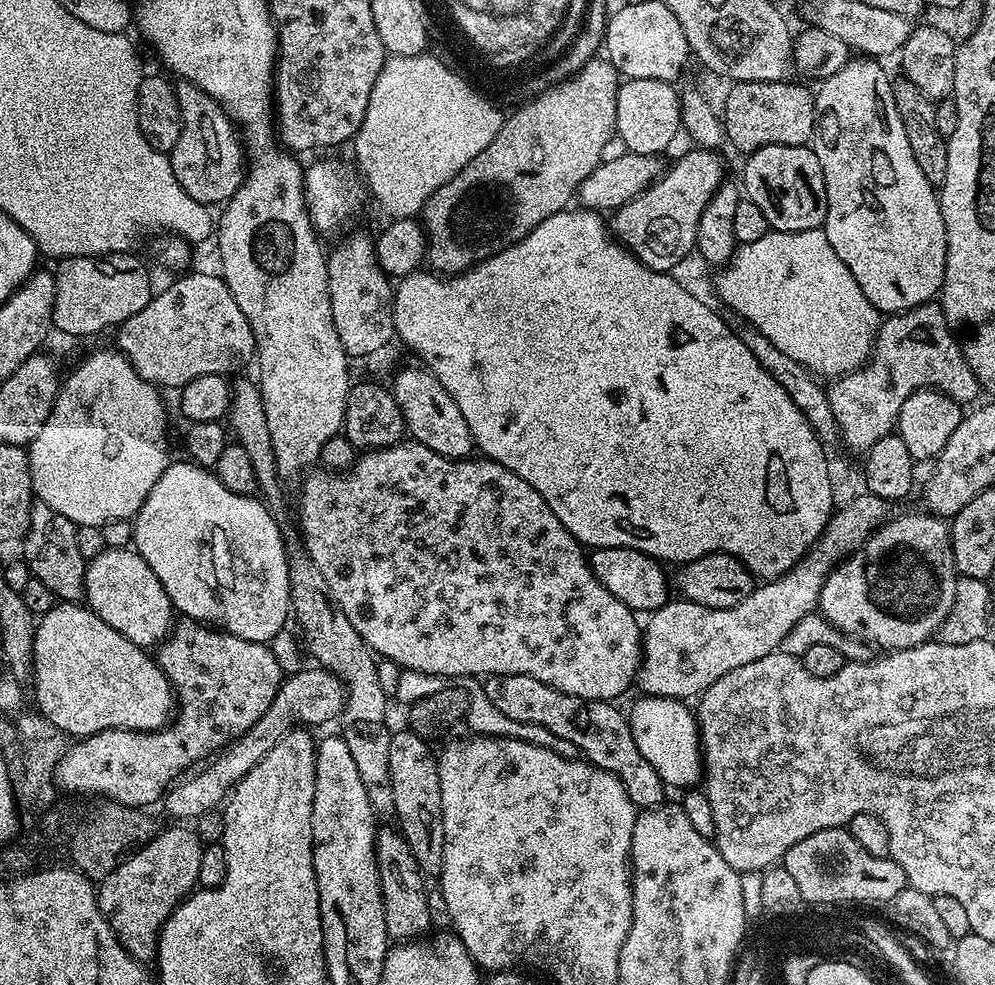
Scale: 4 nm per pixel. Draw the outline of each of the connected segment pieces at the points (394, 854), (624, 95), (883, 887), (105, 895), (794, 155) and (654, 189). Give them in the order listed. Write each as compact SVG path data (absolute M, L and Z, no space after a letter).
M381 831L377 835L376 869L380 875L380 893L384 895L384 917L389 937L396 942L412 942L423 937L423 932L432 924L432 912L428 909L428 892L424 889L426 877L399 831Z
M629 80L621 83L616 95L616 130L627 151L659 157L672 144L676 131L681 131L680 98L667 80Z
M847 827L823 828L802 838L802 842L786 850L782 867L790 870L798 890L804 892L804 897L811 897L811 903L813 900L819 900L823 906L834 906L836 901L846 899L854 899L858 906L888 906L908 883L902 866L898 866L896 860L862 850L862 846L854 842Z
M188 826L157 831L156 837L141 844L124 857L116 869L99 881L96 903L120 943L137 958L151 957L156 951L160 927L169 914L198 884L198 866L202 866L202 841Z
M771 144L747 153L744 164L743 195L766 214L769 229L801 232L821 227L826 218L828 199L822 166L808 146Z
M702 146L690 148L690 151L678 159L669 171L667 169L642 195L629 200L613 215L615 218L611 220L610 228L615 239L654 272L666 274L673 271L672 268L695 249L701 215L704 213L705 206L715 196L718 188L717 177L722 172L721 168L713 162L714 158L709 152L711 152L709 149Z

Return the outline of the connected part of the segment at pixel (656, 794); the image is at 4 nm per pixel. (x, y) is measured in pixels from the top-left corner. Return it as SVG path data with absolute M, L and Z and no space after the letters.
M567 696L560 722L556 724L551 735L564 739L568 744L573 744L580 751L577 753L595 768L601 768L617 776L624 783L626 794L630 794L637 809L654 808L658 804L665 803L666 785L658 774L658 770L654 766L650 766L650 762L646 762L646 758L642 758L642 754L638 750L638 742L634 742L629 717L625 713L623 716L615 708L616 706L615 703L606 700L592 703L577 696Z

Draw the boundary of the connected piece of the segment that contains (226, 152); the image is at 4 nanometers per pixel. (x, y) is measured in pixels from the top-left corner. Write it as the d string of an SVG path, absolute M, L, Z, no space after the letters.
M180 82L175 89L182 130L170 153L174 178L178 178L182 190L186 190L194 202L223 205L235 194L246 175L246 152L237 125L225 114L224 107L198 86Z

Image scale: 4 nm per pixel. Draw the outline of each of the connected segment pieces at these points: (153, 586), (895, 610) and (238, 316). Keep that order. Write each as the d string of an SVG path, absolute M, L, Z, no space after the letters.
M131 547L105 548L84 570L84 600L106 626L118 630L130 642L148 650L168 633L174 618L172 599L150 566Z
M927 510L919 511L920 512L904 512L901 516L894 517L889 524L888 521L881 523L880 527L865 540L863 548L853 552L851 556L837 564L826 578L826 582L820 591L818 612L819 615L829 620L840 632L845 632L847 636L854 636L856 639L864 641L865 644L871 644L877 649L899 650L901 648L916 648L920 644L929 643L939 631L942 622L946 620L950 614L950 610L954 606L954 590L956 589L956 581L958 579L954 554L952 553L952 534L947 519L933 516L932 513Z
M189 271L187 274L189 276L184 276L181 280L176 280L173 282L169 288L164 288L155 293L152 297L152 301L146 306L142 306L142 310L138 310L138 314L134 314L134 318L126 318L126 322L119 325L115 329L114 335L116 335L115 347L119 351L124 353L124 356L132 363L132 368L135 370L141 378L147 380L149 384L154 384L159 386L161 389L173 388L173 390L179 390L188 384L194 378L202 378L206 374L214 374L215 376L221 374L229 374L235 368L240 368L248 359L253 359L256 350L256 339L252 333L252 327L250 322L246 318L246 314L242 314L242 310L238 310L238 302L234 302L234 298L228 292L228 288L224 285L223 279L219 275L207 276L204 272L192 272Z

